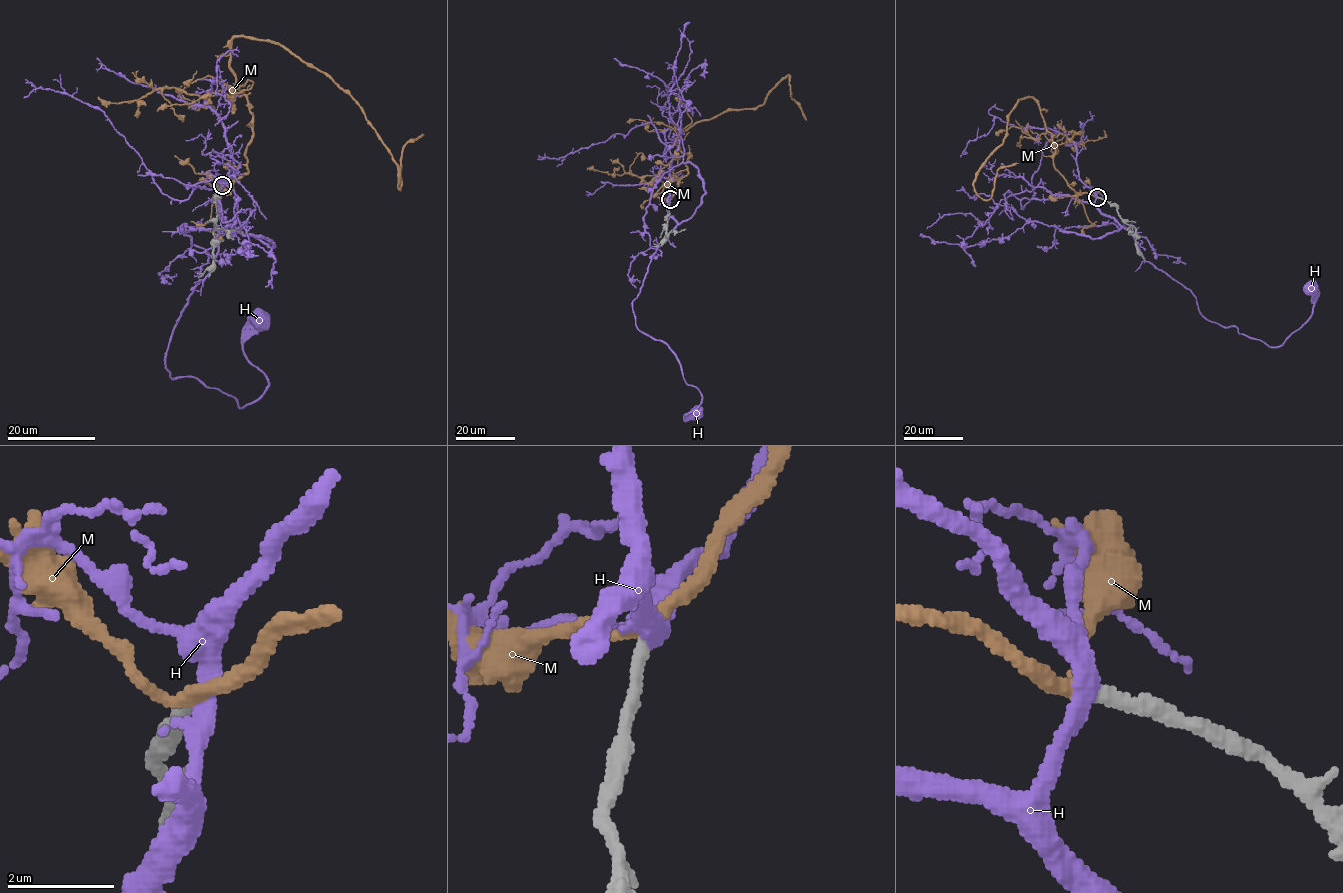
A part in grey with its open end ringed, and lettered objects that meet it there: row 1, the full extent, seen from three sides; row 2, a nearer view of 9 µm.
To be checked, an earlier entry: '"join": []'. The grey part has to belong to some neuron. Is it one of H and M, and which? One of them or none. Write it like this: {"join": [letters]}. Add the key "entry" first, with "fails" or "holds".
{"entry": "fails", "join": ["M"]}

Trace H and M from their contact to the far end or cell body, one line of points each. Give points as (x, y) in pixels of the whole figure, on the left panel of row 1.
H: (222, 185), (231, 230), (176, 323), (171, 377), (256, 401), (268, 378), (243, 340), (259, 316)
M: (221, 185), (247, 171), (252, 140), (235, 36), (324, 72), (400, 189), (403, 147), (424, 135)

